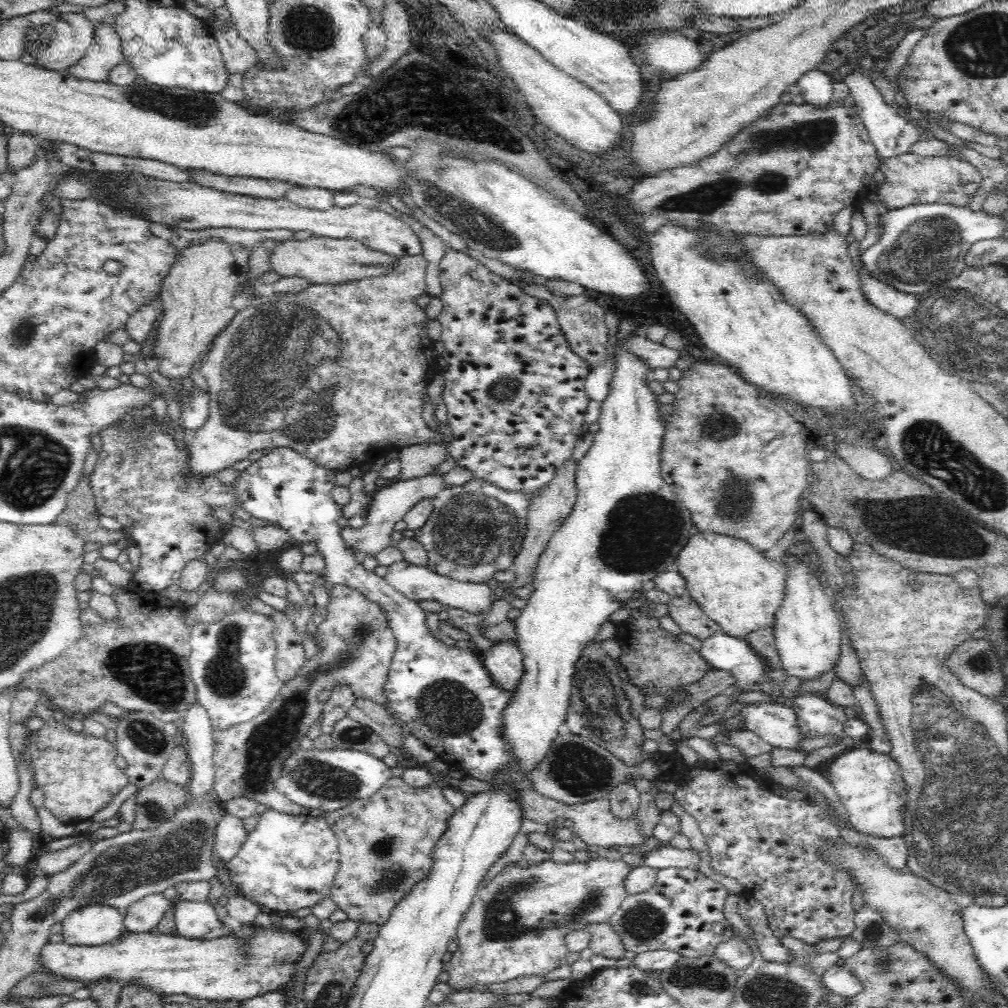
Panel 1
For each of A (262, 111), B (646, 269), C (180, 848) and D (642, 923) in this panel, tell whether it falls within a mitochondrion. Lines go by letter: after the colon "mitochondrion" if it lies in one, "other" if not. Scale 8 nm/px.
A: other
B: other
C: mitochondrion
D: mitochondrion

